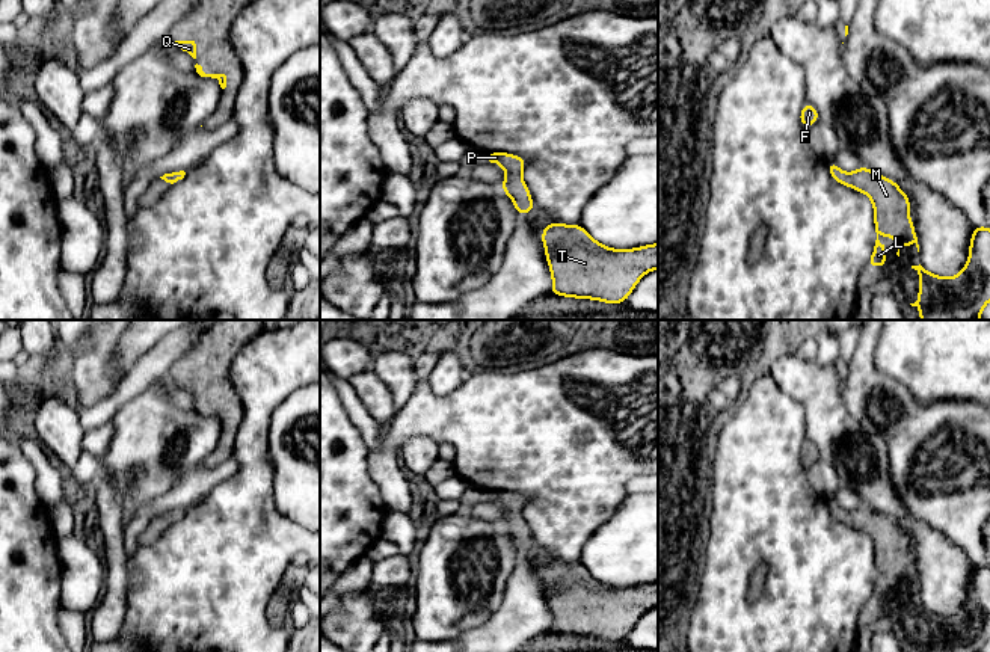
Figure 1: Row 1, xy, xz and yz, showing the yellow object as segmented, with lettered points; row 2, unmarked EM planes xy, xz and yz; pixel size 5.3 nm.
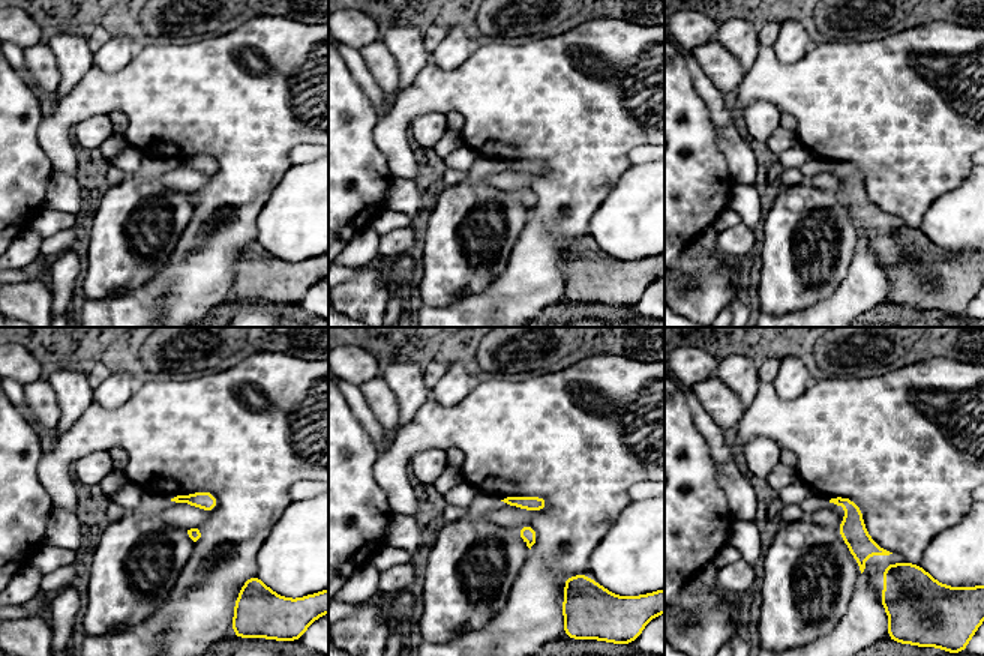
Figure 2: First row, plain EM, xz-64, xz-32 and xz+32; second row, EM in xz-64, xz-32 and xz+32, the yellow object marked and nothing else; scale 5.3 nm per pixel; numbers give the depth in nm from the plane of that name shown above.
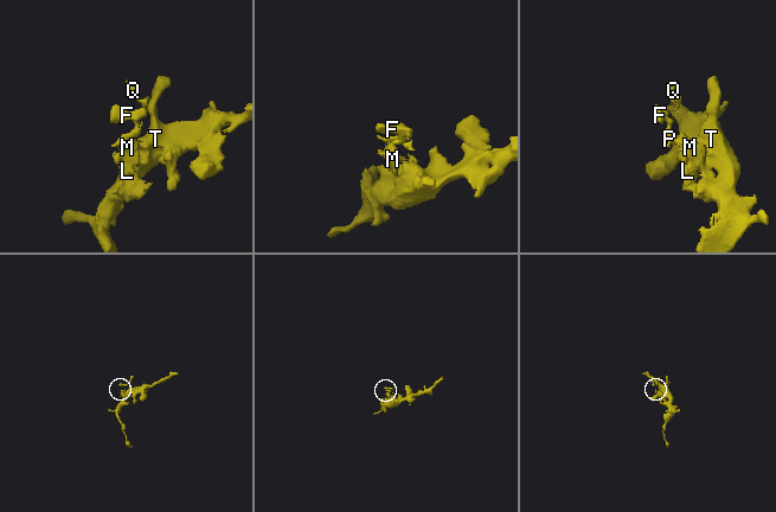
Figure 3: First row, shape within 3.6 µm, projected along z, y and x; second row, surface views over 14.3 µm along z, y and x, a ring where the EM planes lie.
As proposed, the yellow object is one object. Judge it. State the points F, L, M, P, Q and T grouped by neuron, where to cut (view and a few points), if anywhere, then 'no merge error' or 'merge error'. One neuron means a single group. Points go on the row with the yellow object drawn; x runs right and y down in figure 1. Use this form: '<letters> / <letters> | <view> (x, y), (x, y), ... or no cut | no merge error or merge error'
F L M P Q T | no cut | no merge error

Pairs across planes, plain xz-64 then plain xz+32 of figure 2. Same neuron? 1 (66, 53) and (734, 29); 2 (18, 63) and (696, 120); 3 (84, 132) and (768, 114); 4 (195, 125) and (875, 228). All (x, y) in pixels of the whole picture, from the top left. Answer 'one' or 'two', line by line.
1: one
2: two
3: one
4: two

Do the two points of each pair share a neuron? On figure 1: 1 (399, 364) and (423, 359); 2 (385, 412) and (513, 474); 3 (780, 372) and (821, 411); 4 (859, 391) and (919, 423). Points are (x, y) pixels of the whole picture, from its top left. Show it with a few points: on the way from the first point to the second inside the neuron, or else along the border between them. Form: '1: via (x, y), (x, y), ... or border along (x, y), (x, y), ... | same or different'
1: border along (414, 358), (414, 373), (418, 378) | different
2: border along (396, 411), (390, 421) | different
3: via (791, 379), (812, 400) | same
4: via (876, 384), (883, 384), (894, 390), (907, 406) | same

